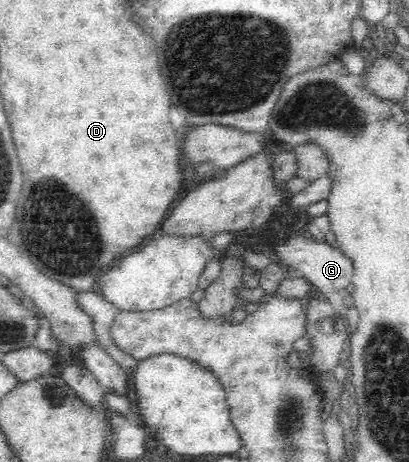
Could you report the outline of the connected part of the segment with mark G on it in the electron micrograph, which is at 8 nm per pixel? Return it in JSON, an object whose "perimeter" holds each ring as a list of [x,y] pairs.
{"perimeter":[[[313,236],[312,238],[288,238],[288,244],[275,246],[271,252],[288,266],[292,274],[303,275],[316,285],[321,294],[320,298],[328,301],[336,310],[338,306],[342,306],[347,296],[346,286],[352,282],[354,269],[352,259],[340,247],[336,248],[325,240],[316,241]]]}

